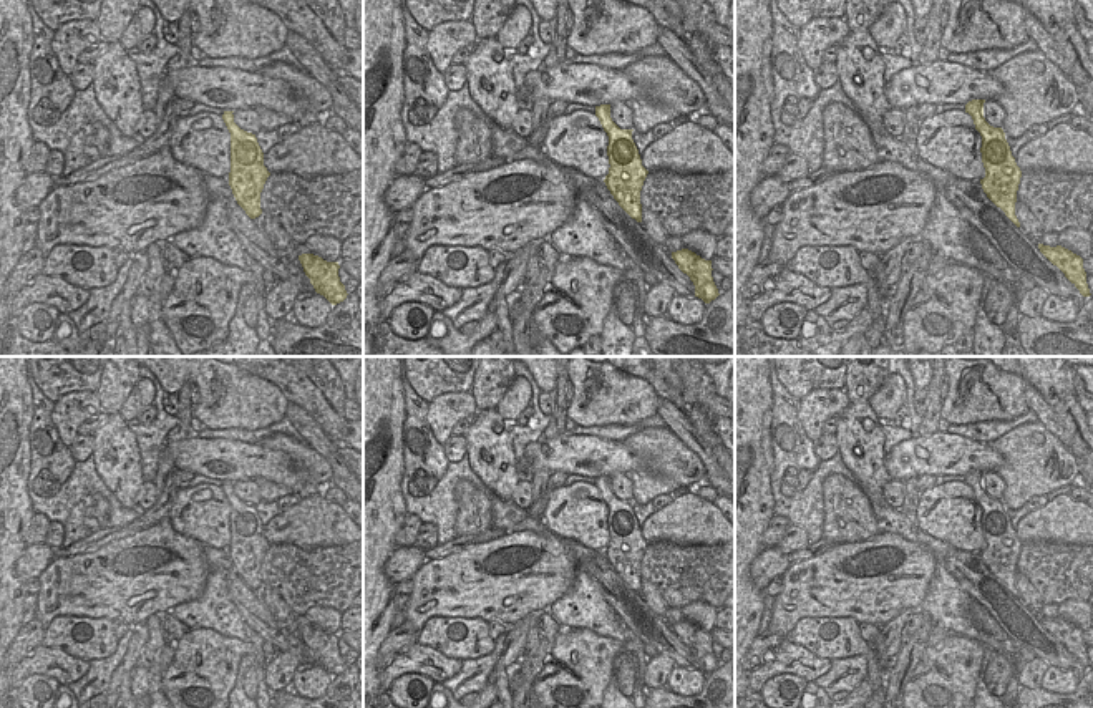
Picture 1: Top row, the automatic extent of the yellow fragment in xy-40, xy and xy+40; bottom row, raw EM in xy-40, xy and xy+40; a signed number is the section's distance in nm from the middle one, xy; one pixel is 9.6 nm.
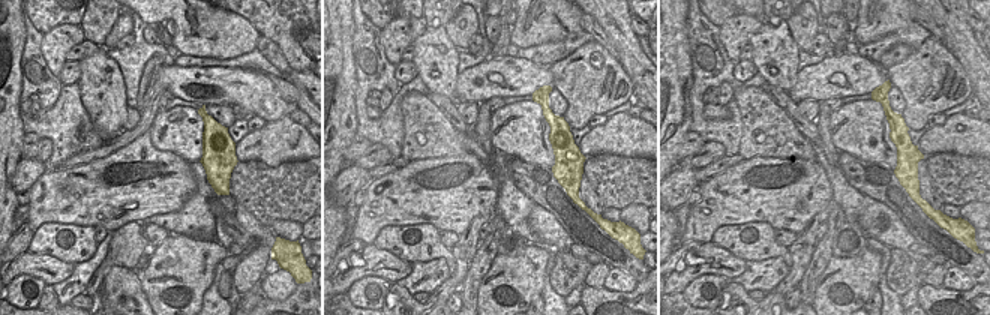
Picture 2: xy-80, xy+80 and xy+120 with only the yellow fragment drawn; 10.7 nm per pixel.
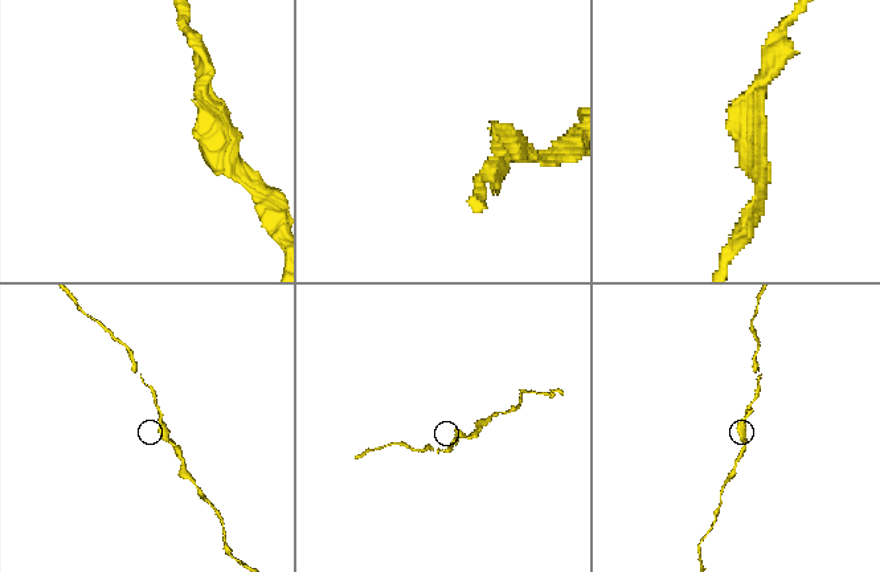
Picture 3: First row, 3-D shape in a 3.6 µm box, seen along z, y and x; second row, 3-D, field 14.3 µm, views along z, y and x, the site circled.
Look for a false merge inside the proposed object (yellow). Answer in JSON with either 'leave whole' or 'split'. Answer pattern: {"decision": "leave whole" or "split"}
{"decision": "leave whole"}

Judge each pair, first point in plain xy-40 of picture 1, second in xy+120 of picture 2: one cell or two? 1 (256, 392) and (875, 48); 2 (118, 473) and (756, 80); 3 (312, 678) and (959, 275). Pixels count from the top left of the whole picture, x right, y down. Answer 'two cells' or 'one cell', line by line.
1: two cells
2: two cells
3: one cell

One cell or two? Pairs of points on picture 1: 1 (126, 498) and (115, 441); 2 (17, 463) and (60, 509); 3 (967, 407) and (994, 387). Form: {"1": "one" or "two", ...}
{"1": "one", "2": "two", "3": "one"}

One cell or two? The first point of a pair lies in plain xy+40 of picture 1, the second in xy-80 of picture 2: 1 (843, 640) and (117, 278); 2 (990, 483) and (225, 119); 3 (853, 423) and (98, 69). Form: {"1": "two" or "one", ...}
{"1": "two", "2": "one", "3": "one"}

